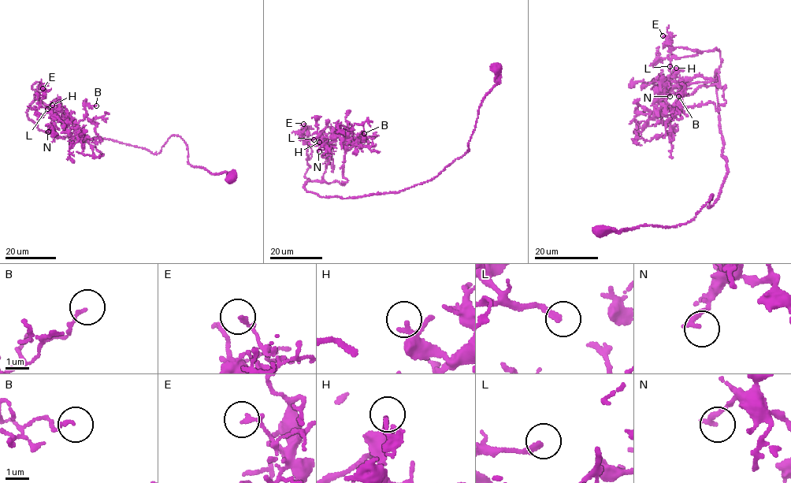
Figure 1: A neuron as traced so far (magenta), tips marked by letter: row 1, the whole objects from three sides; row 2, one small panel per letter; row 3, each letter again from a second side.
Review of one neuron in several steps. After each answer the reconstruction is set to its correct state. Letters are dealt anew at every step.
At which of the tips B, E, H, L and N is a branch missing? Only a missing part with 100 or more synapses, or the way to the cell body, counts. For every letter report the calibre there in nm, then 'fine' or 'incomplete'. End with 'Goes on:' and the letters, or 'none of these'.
B: 120 nm | fine
E: 140 nm | fine
H: 220 nm | fine
L: 220 nm | incomplete
N: 200 nm | fine
Goes on: L

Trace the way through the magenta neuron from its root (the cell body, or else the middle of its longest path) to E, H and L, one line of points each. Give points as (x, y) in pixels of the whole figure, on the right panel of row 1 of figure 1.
E: (600, 230), (685, 224), (711, 195), (713, 205), (728, 172), (720, 50), (674, 48), (662, 35)
H: (600, 230), (685, 224), (718, 198), (728, 172), (719, 74), (718, 86), (679, 94), (711, 80), (676, 68)
L: (600, 230), (685, 224), (718, 195), (728, 172), (714, 76), (720, 50), (672, 57), (670, 66)

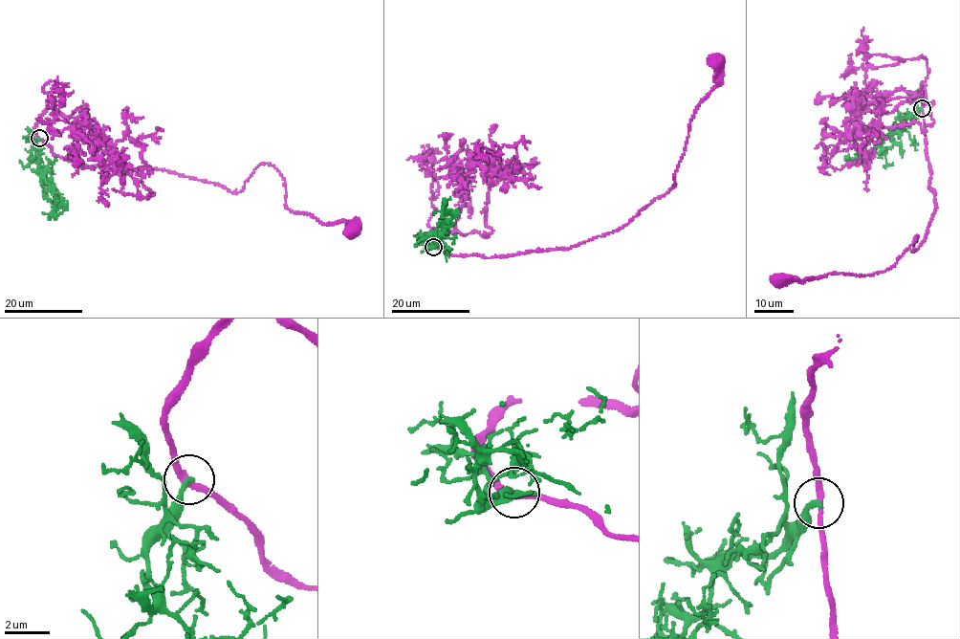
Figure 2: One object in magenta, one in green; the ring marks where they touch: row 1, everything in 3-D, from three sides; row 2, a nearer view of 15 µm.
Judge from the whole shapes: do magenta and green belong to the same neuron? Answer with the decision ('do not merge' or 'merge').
do not merge

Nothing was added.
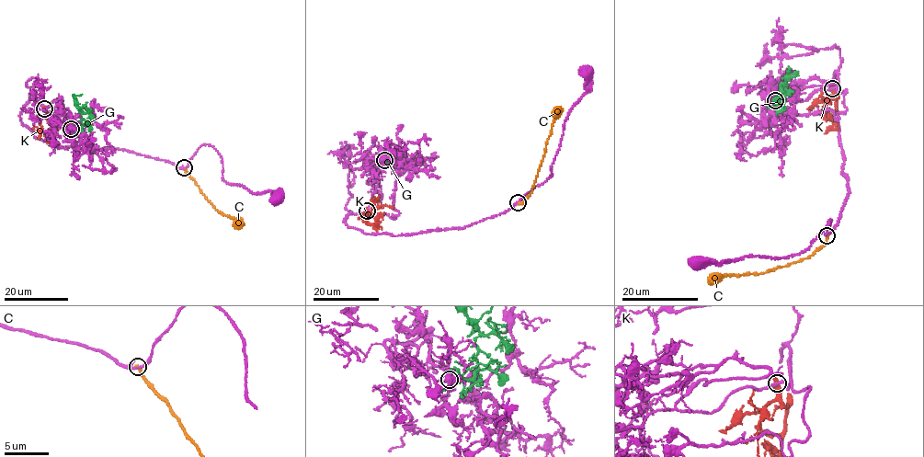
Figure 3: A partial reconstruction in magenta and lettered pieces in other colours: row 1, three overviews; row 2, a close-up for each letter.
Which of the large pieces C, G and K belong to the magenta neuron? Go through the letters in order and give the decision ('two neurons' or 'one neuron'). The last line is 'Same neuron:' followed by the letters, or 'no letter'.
C: two neurons
G: one neuron
K: two neurons
Same neuron: G

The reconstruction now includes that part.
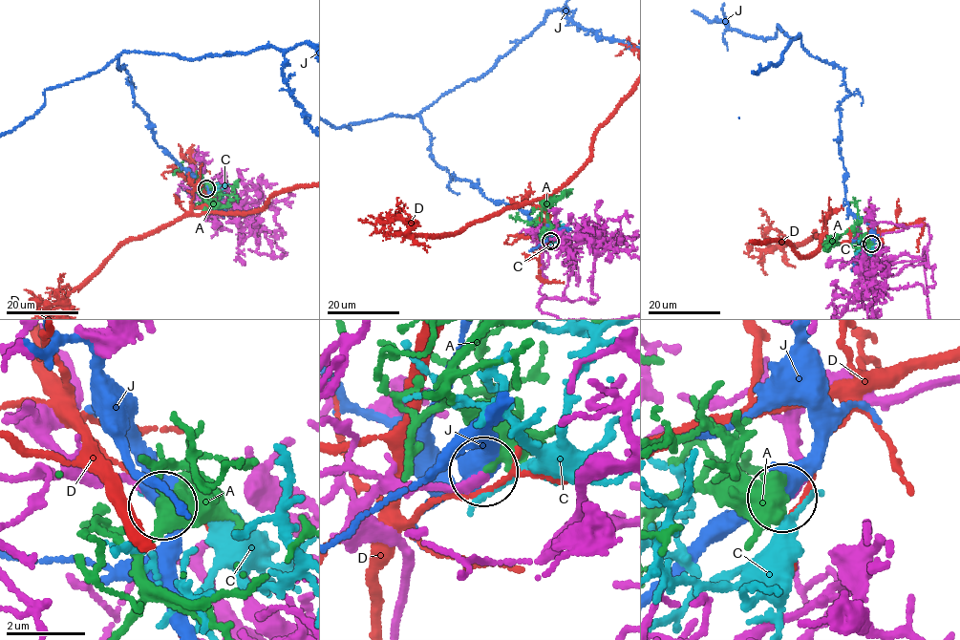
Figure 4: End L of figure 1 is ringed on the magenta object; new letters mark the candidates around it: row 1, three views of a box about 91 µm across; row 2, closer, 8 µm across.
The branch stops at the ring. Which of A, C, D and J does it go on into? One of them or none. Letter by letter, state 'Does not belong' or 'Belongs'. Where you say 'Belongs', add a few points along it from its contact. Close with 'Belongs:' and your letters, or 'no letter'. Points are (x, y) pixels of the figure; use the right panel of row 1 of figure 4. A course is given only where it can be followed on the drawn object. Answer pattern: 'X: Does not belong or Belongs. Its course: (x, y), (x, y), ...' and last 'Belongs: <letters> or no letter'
A: Belongs. Its course: (871, 243), (830, 245), (857, 221), (858, 208), (852, 202), (847, 202)
C: Does not belong
D: Does not belong
J: Does not belong
Belongs: A

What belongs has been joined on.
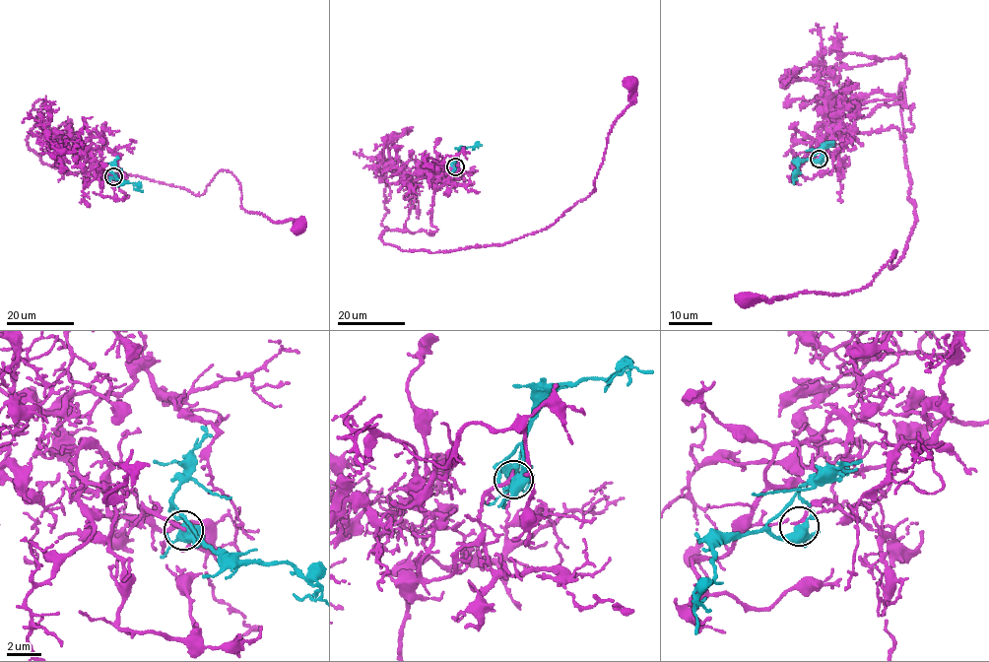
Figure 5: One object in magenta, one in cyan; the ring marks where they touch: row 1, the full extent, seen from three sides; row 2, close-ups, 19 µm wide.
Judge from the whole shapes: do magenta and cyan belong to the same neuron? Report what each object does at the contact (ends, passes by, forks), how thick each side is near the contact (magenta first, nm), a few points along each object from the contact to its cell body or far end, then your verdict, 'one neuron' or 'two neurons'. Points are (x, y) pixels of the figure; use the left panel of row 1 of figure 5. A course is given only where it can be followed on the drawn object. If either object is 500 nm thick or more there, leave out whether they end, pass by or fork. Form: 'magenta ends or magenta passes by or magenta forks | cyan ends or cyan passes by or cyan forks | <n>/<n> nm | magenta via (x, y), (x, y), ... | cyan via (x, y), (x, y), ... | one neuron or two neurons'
magenta ends | cyan forks | 190/440 nm | magenta via (113, 176), (68, 122), (37, 123), (26, 139), (67, 171), (200, 195), (228, 170), (242, 209), (298, 227) | cyan via (113, 176), (118, 181), (133, 182), (143, 192) | one neuron

